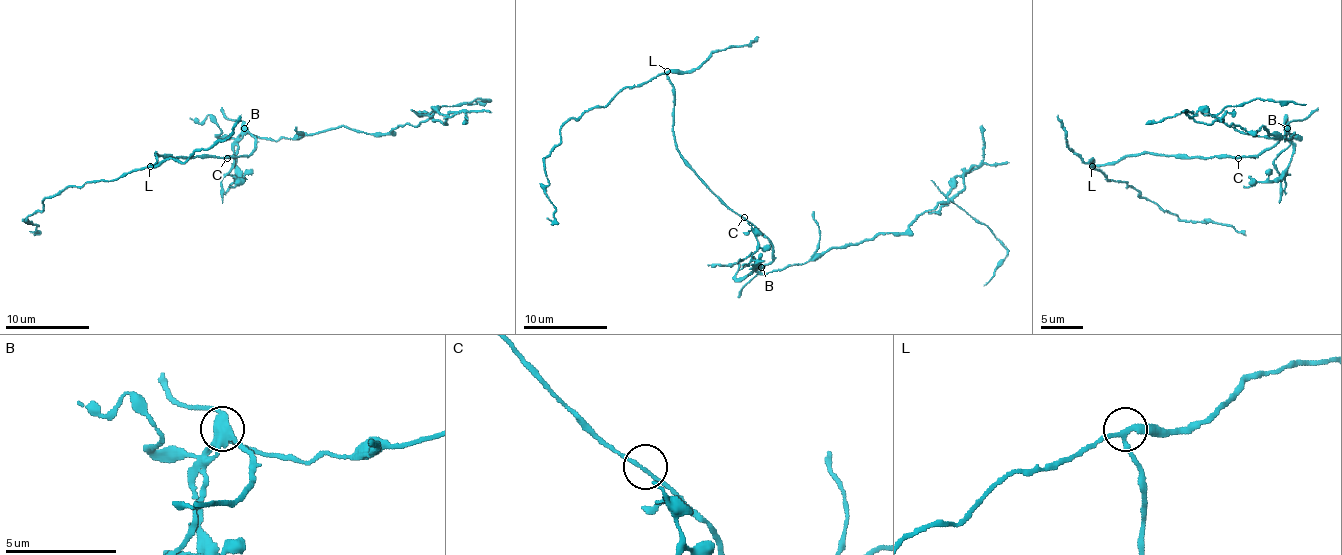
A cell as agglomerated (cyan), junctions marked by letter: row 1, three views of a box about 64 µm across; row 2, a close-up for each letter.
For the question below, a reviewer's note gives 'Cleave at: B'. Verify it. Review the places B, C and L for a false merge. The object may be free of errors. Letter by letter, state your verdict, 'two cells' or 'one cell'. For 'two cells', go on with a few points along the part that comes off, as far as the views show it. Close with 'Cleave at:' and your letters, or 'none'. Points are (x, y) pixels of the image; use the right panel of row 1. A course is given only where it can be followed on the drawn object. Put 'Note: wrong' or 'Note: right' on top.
Note: right
B: two cells | (1288, 128), (1294, 133), (1286, 141), (1263, 126), (1254, 133), (1229, 126), (1221, 112), (1254, 99), (1306, 103)
C: one cell
L: one cell
Cleave at: B

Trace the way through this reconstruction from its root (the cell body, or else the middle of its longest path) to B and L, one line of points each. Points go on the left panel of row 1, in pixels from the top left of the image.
B: (225, 158), (248, 156), (254, 149), (254, 139), (243, 128)
L: (225, 158), (164, 158), (156, 153), (156, 162), (150, 166)

